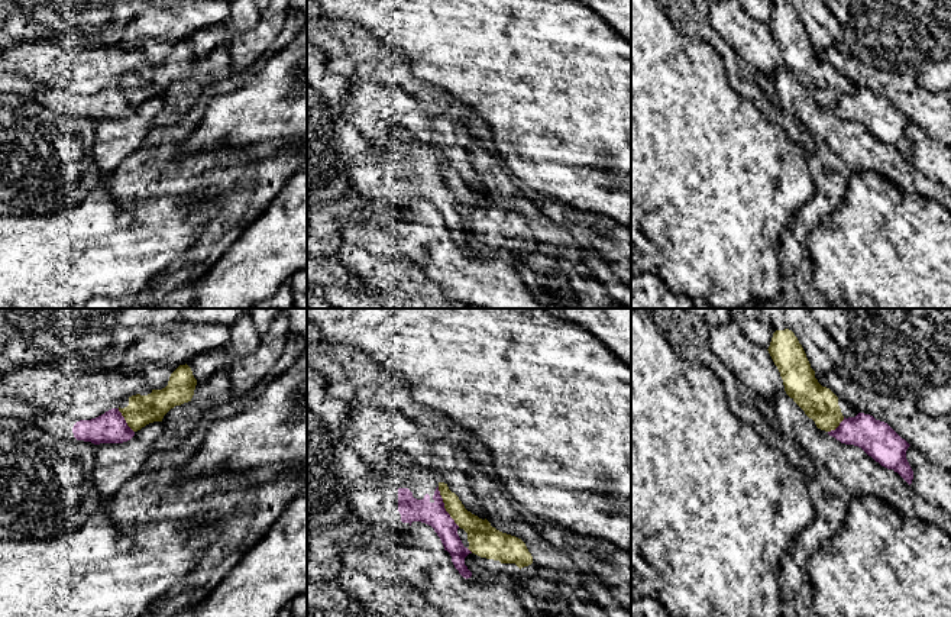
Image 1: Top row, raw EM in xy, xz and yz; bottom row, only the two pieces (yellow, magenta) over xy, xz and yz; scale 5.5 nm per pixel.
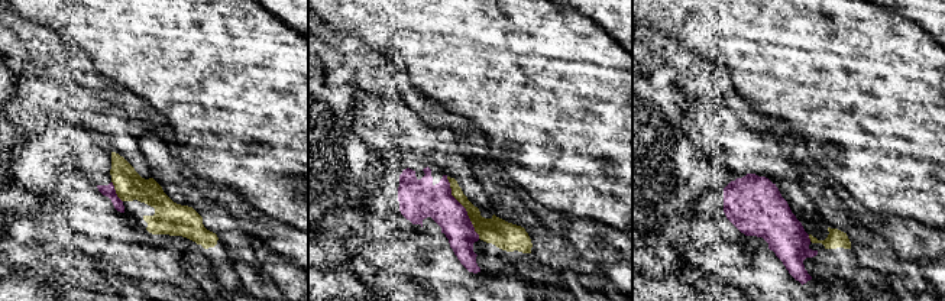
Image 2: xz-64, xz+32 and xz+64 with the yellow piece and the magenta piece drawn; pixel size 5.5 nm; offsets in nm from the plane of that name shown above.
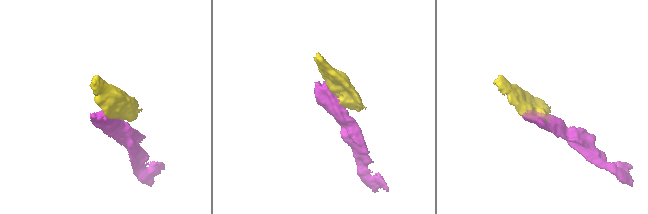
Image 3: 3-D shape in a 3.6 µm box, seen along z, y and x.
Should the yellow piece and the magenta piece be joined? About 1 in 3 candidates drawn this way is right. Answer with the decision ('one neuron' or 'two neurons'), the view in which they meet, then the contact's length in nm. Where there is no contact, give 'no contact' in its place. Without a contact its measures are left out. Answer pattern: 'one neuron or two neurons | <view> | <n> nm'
two neurons | xz | 260 nm

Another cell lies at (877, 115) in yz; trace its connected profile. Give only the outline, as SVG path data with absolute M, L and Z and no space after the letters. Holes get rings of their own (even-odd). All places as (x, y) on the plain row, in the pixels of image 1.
M858 88L855 93L844 93L840 101L828 110L841 119L861 123L882 142L893 145L909 161L912 159L913 146L906 135L906 126L910 120L887 98Z

